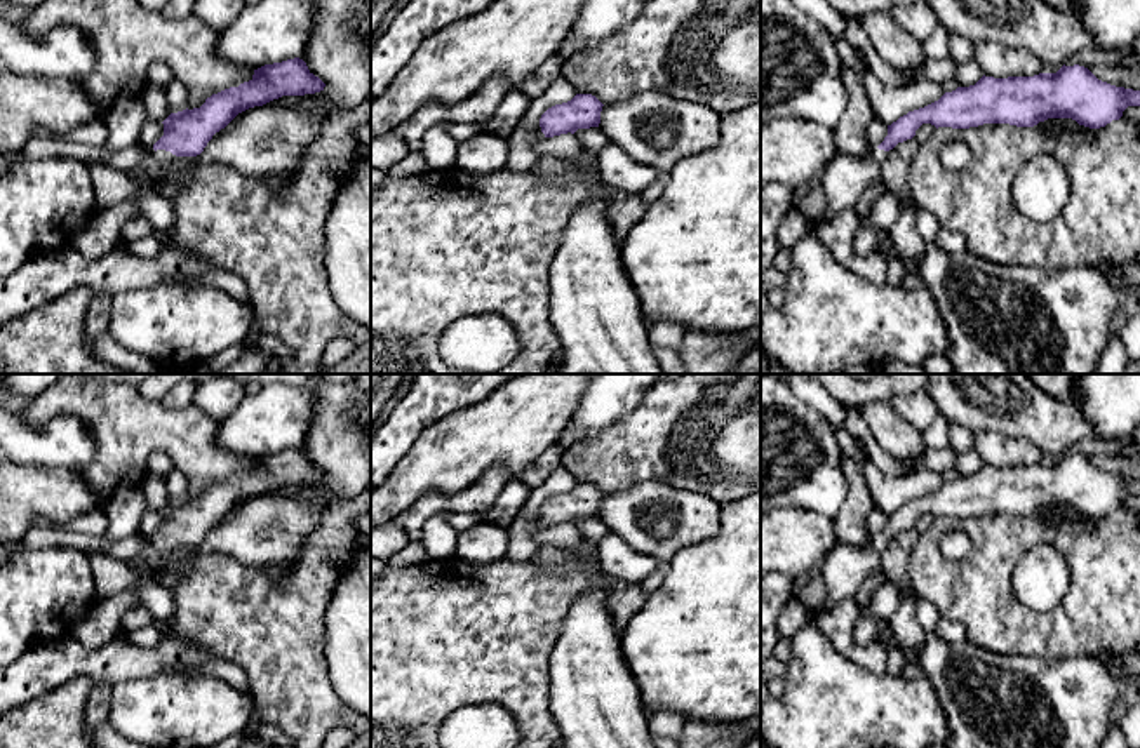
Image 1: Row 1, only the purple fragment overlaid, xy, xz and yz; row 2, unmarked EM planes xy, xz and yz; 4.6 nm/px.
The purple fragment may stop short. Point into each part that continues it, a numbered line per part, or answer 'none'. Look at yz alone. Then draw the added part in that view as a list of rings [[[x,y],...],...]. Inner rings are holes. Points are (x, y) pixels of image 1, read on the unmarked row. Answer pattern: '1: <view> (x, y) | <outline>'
1: yz (846, 567) | [[[874,538],[865,548],[839,544],[825,560],[820,574],[825,581],[827,595],[823,604],[813,611],[813,621],[844,598],[855,598],[863,581],[879,571],[881,553],[886,541]]]

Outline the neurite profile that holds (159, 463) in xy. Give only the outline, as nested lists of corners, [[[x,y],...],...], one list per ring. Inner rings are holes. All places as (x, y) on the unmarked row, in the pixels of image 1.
[[[151,452],[148,456],[148,470],[160,475],[169,475],[174,470],[171,459],[162,452]]]

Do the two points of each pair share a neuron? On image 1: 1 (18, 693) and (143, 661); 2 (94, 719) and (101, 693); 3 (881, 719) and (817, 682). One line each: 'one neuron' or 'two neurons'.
1: one neuron
2: one neuron
3: one neuron

